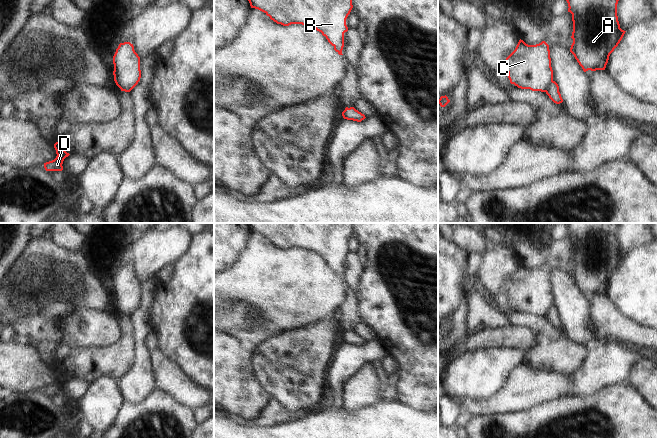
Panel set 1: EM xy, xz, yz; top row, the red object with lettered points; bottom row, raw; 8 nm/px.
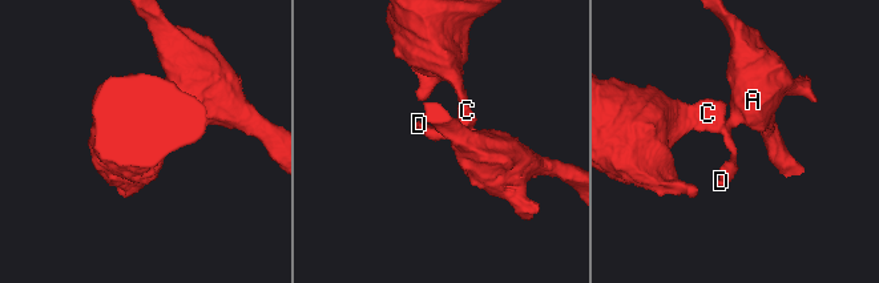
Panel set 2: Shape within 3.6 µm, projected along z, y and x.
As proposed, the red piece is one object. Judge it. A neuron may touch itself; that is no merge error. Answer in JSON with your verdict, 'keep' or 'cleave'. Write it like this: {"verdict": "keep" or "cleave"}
{"verdict": "cleave"}

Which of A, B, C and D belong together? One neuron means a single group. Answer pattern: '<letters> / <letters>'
A D / B C

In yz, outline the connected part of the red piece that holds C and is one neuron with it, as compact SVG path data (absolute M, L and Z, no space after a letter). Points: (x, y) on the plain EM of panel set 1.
M520 263L515 274L506 282L504 292L508 296L510 307L521 313L546 316L549 308L553 306L550 274L545 265L536 269L528 269Z

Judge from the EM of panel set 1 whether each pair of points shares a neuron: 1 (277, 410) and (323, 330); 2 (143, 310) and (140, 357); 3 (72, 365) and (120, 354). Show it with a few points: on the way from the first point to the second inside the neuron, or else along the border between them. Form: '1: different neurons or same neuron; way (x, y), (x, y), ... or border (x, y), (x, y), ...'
1: different neurons; border (272, 398), (277, 400), (286, 409), (303, 409)
2: same neuron; way (140, 322), (140, 345)
3: same neuron; way (84, 363), (108, 361)

